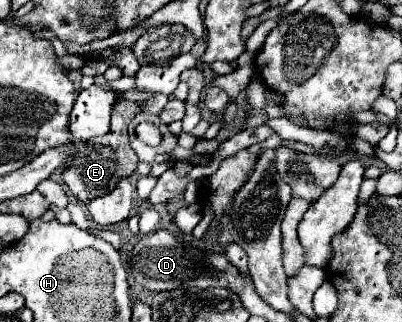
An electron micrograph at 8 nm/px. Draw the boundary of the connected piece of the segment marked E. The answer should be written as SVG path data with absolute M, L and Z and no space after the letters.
M155 93L146 100L144 105L131 100L119 100L113 106L109 132L97 144L93 144L93 140L91 142L77 142L77 154L73 156L73 162L69 162L69 166L61 174L61 178L67 184L73 198L77 198L79 202L91 202L93 198L99 198L101 194L107 194L109 190L113 190L113 186L119 182L119 178L129 178L135 172L139 158L129 144L127 126L131 124L131 120L139 112L159 115L168 101L168 96L161 93Z

